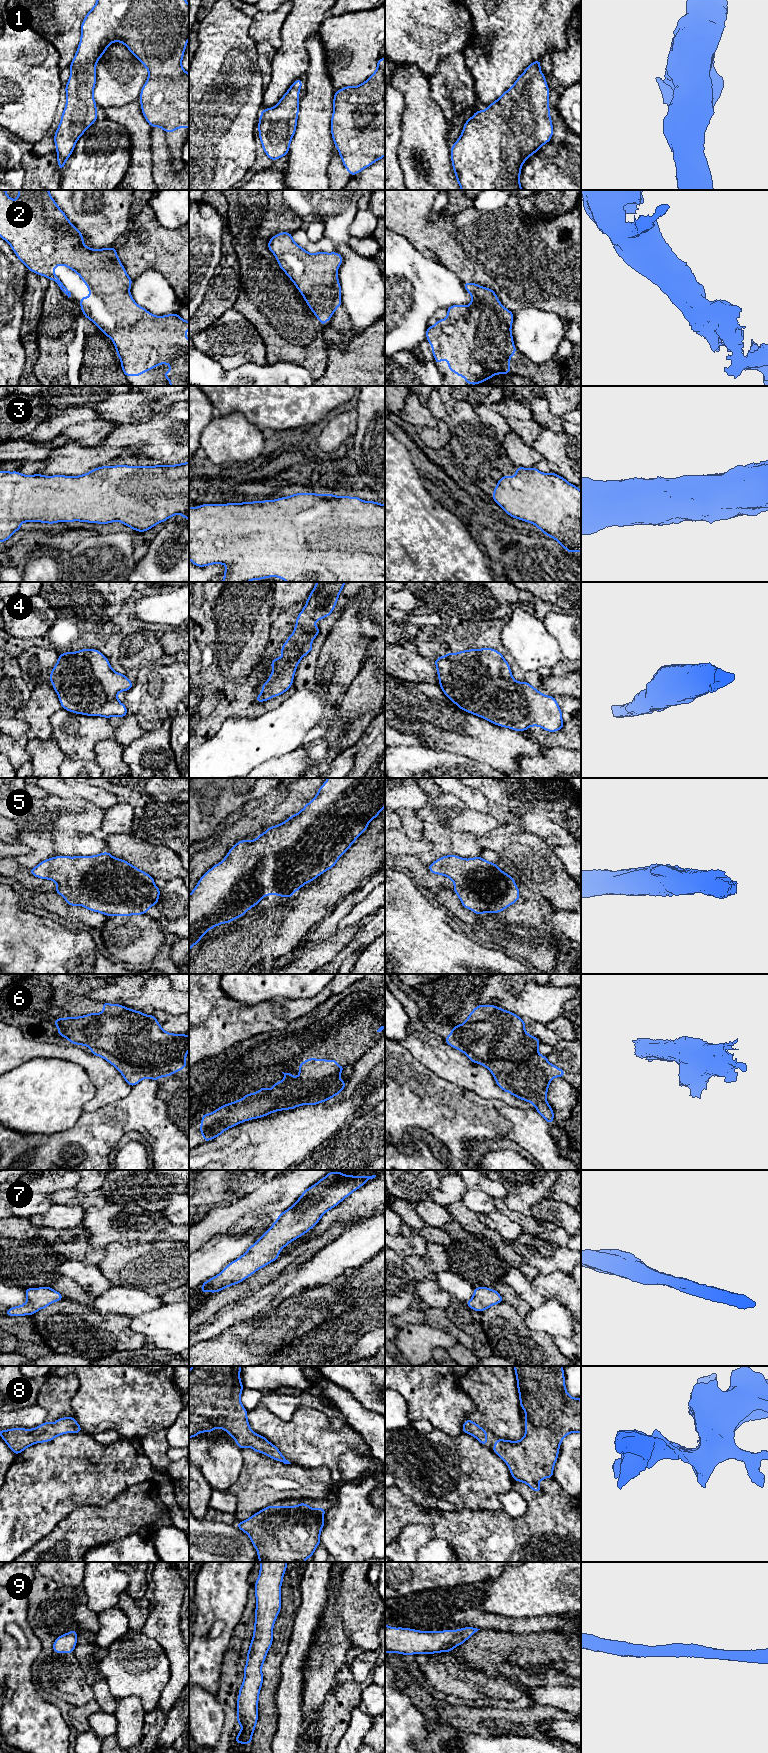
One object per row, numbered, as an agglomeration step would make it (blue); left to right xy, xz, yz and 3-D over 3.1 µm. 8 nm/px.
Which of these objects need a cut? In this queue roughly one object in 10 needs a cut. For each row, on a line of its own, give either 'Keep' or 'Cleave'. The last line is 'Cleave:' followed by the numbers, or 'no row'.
1: Keep
2: Keep
3: Keep
4: Keep
5: Keep
6: Keep
7: Keep
8: Keep
9: Keep
Cleave: no row

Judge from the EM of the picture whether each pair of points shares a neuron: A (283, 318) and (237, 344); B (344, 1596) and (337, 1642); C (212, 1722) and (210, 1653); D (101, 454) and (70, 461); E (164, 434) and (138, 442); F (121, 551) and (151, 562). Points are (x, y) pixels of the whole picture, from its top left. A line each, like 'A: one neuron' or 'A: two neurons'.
A: two neurons
B: two neurons
C: two neurons
D: one neuron
E: one neuron
F: two neurons

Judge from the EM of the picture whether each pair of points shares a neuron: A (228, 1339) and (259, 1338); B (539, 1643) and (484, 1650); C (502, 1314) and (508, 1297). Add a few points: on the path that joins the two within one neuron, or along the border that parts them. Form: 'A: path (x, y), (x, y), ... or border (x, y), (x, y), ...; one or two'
A: path (236, 1339), (251, 1338); one
B: path (525, 1650), (498, 1650); one
C: border (503, 1301), (510, 1304), (523, 1316); two

